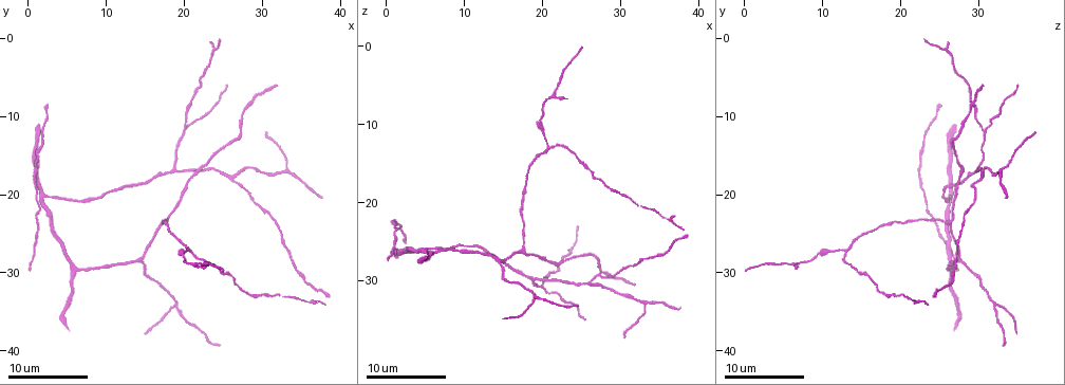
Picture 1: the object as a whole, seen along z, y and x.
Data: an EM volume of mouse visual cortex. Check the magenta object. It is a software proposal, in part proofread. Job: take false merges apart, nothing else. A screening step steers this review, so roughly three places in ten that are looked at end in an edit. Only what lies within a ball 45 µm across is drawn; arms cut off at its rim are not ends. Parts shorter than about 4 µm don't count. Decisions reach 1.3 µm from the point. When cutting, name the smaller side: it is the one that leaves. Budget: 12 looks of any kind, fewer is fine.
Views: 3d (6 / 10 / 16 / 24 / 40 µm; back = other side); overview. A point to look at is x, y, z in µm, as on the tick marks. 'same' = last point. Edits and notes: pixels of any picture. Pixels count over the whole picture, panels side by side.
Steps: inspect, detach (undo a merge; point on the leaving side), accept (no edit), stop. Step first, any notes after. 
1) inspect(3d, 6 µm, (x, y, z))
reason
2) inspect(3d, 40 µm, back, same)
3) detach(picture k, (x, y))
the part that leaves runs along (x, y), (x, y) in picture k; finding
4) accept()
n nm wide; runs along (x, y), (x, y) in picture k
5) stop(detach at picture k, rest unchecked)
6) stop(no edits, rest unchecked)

inspect(3d, 16 µm, (19.0, 34.0, 32.5))
three-way junction

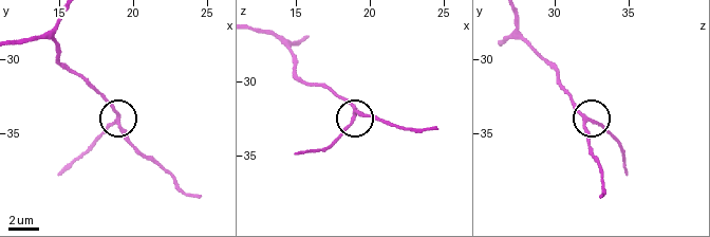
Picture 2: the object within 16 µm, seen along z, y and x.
inspect(3d, 16 µm, back, (18.8, 34.2, 32.6))

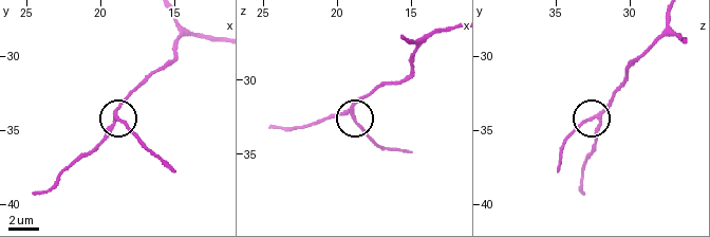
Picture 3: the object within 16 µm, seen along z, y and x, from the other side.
accept()
210 nm wide; runs along (452, 25), (418, 49), (407, 75), (355, 106), (384, 149) in picture 3; one cell here

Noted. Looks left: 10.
inspect(3d, 10 µm, (19.0, 16.5, 30.0))
three-way junction

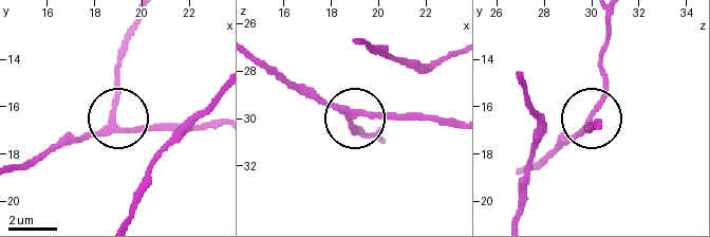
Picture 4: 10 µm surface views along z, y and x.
accept()
side arm 22 µm; 3 arms; all the same cell

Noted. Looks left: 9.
inspect(3d, 10 µm, (20.0, 11.5, 31.0))
three arms meet

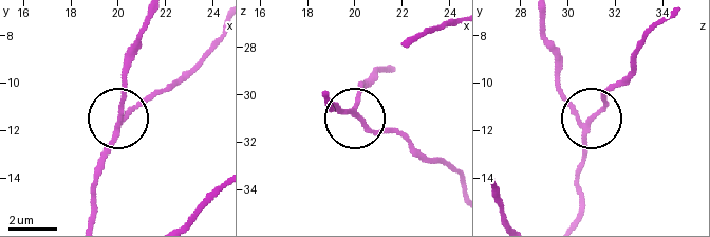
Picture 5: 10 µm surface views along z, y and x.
accept()
180 nm wide; runs along (324, 97), (338, 111), (393, 131), (415, 151) in picture 5; one cell here

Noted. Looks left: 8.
inspect(3d, 6 µm, (17.5, 23.5, 26.0))
three arms meet

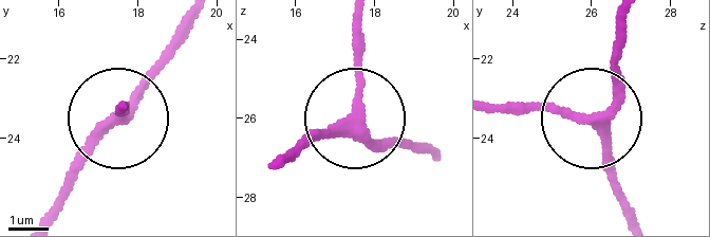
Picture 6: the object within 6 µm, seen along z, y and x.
accept()
side arm 26 µm; runs along (42, 216), (79, 156), (176, 48) in picture 6; one cell here

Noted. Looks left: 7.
inspect(3d, 10 µm, (14.5, 28.0, 27.5))

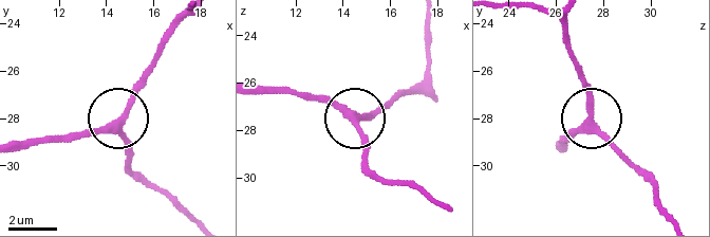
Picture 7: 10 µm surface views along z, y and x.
accept()
runs along (20, 149), (87, 137), (115, 123), (129, 171) in picture 7; one cell here

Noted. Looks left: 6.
inspect(3d, 6 µm, (26.0, 18.0, 30.0))
three-way junction

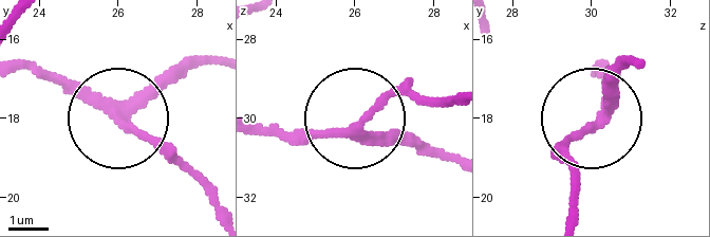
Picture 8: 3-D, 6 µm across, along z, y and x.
accept()
250 nm wide; runs along (26, 69), (127, 116), (185, 62) in picture 8; continuous, no second cell

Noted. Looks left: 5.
stop(no edits, rest unchecked)

